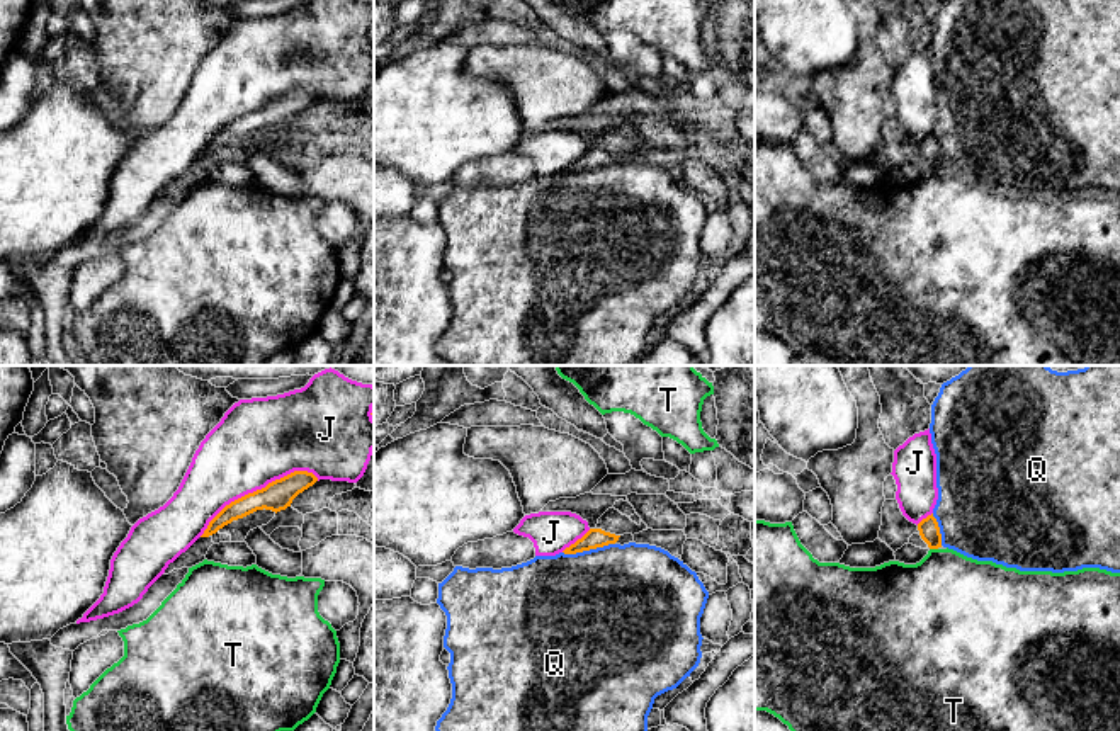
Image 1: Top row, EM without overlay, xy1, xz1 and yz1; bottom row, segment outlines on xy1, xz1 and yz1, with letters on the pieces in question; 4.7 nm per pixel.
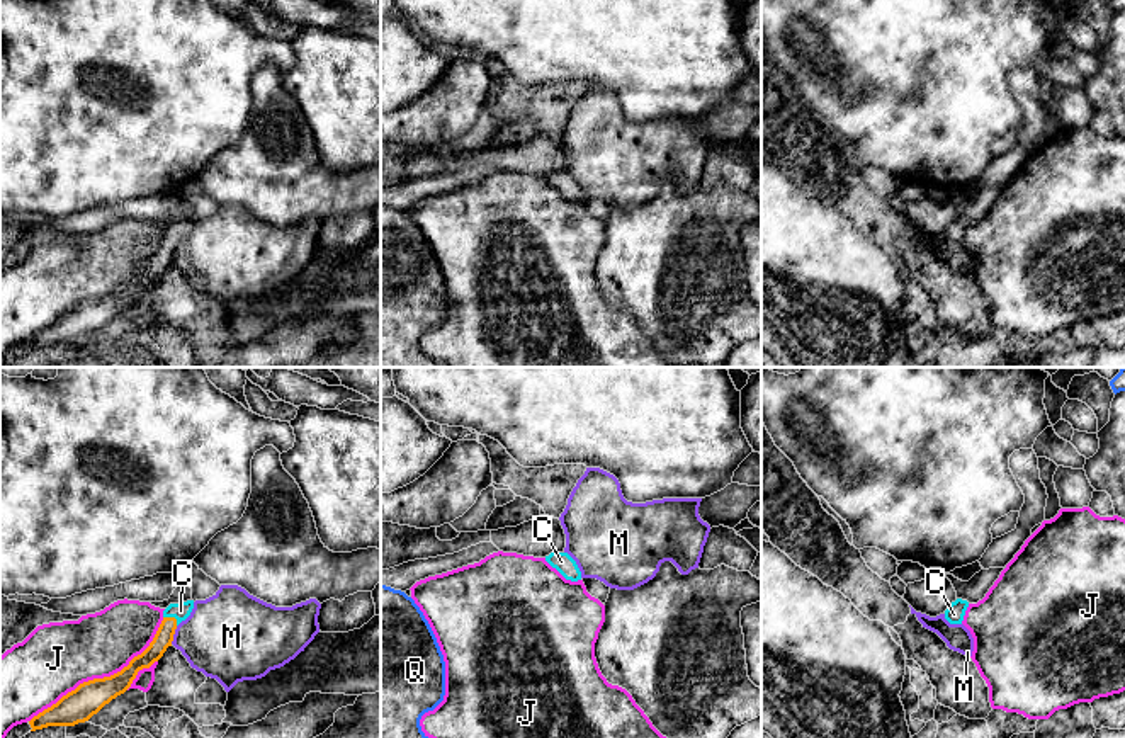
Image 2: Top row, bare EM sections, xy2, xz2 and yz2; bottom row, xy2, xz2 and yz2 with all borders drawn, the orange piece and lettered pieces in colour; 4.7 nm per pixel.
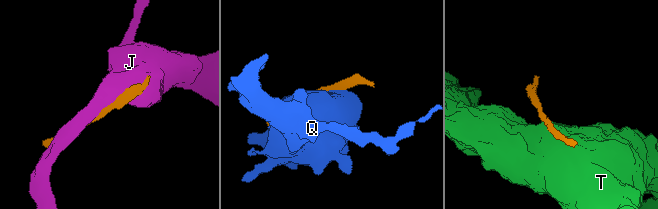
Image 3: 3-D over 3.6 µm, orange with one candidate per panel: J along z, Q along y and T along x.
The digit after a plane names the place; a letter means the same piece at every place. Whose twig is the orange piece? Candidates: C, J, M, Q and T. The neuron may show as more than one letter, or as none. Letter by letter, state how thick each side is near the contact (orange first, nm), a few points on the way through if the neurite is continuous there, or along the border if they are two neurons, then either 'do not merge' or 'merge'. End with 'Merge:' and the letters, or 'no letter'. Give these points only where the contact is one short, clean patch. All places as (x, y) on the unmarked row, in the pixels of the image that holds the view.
C: calibres 90 and 90 nm; way xy2 (163, 255), (172, 237), (180, 230); merge
J: calibres 160 and 340 nm; do not merge
M: calibres 90 and 400 nm; border xy2 (177, 245), (170, 262); do not merge
Q: calibres 100 and 500 nm; do not merge
T: calibres 100 and 440 nm; border yz1 (930, 167), (937, 169); do not merge
Merge: C

